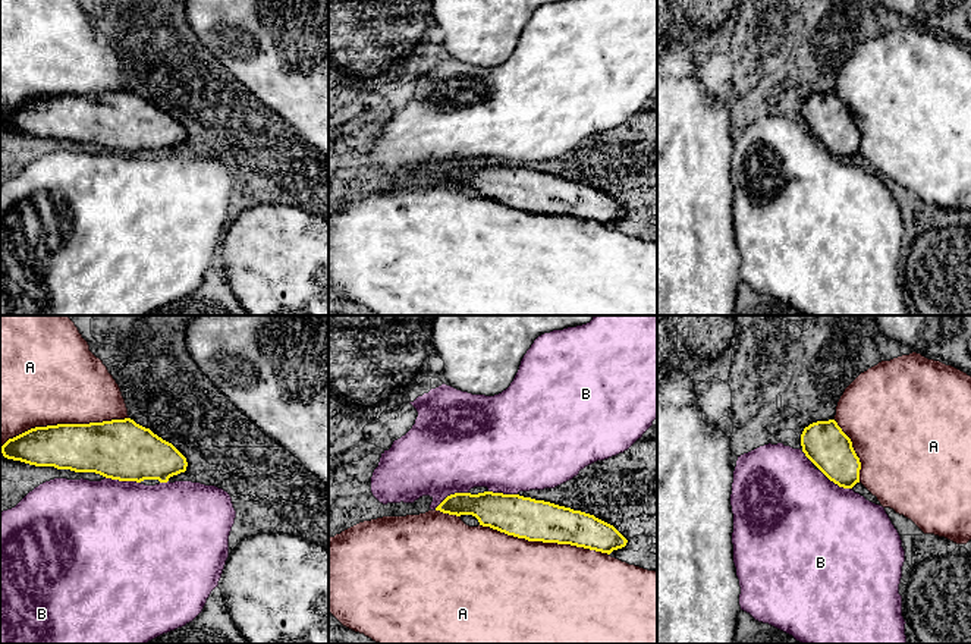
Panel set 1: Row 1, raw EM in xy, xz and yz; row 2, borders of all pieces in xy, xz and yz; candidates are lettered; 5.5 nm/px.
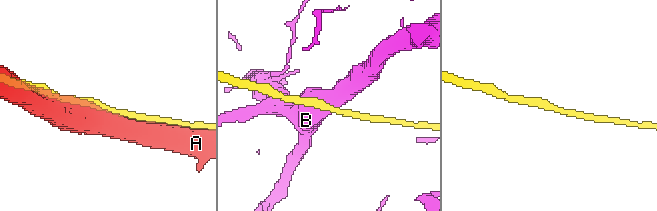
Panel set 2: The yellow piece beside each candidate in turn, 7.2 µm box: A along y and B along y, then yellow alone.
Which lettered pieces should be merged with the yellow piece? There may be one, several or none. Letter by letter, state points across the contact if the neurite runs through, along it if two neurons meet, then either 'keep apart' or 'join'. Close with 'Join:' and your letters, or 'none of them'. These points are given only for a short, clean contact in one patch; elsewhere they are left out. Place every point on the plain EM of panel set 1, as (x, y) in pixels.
A: join
B: keep apart
Join: A

